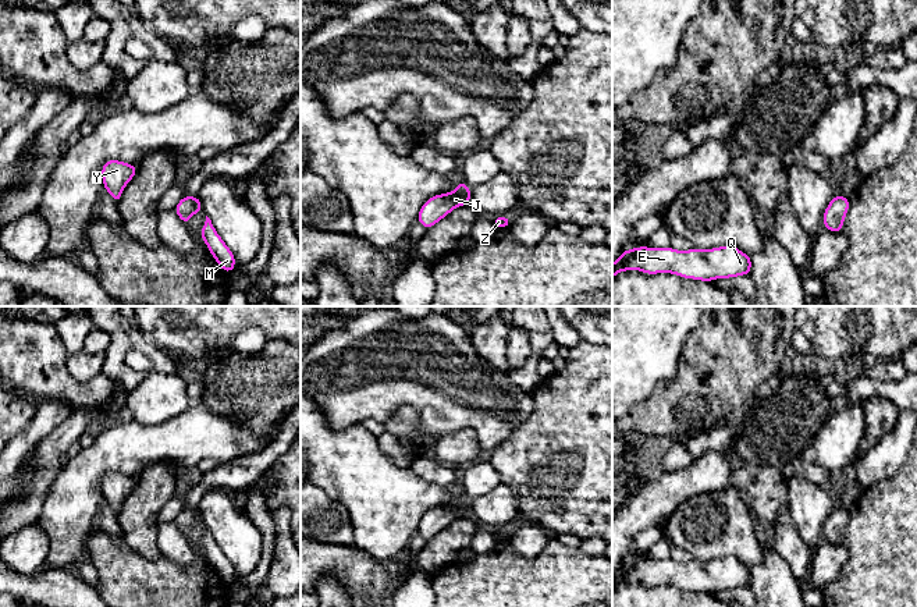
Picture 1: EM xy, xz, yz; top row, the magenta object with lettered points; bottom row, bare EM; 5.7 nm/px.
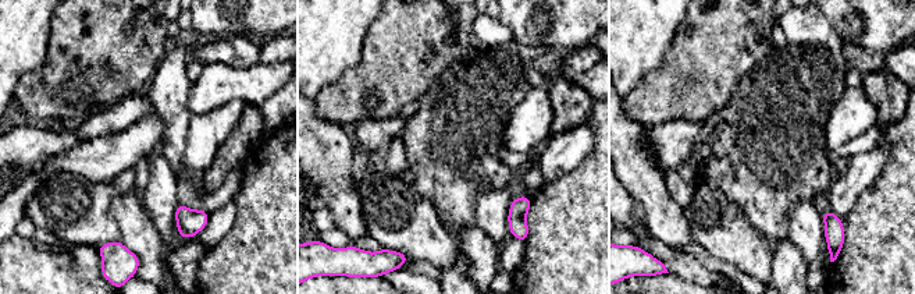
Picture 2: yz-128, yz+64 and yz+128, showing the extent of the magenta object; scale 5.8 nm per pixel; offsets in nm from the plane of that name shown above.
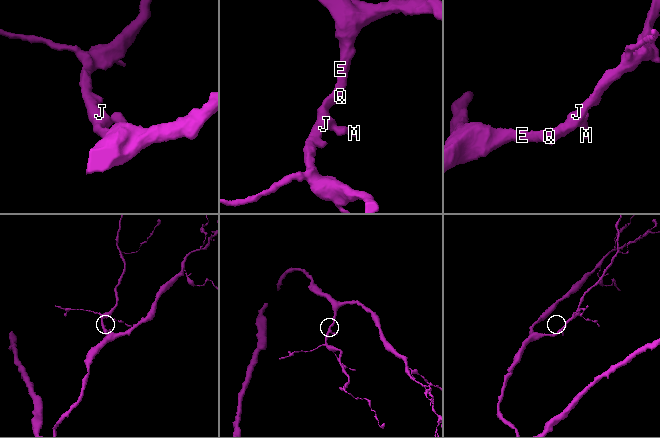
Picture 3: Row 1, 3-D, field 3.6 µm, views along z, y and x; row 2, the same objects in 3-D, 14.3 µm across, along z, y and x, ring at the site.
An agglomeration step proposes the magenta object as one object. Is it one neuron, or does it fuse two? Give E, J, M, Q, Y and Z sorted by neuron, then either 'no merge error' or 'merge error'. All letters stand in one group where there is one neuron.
groups E J M Q Y Z; no merge error

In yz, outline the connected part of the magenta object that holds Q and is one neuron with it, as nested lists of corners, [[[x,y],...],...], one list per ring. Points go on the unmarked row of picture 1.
[[[733,557],[689,562],[637,558],[625,561],[612,575],[612,590],[619,583],[628,582],[646,586],[671,585],[682,590],[714,593],[750,586],[751,569]]]

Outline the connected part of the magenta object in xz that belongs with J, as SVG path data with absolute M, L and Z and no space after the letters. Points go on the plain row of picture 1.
M459 491L454 504L438 505L427 511L419 522L417 533L429 542L454 521L465 517L470 517L470 498Z

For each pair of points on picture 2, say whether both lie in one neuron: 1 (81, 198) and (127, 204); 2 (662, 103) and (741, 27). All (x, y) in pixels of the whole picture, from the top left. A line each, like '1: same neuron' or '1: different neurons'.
1: different neurons
2: same neuron

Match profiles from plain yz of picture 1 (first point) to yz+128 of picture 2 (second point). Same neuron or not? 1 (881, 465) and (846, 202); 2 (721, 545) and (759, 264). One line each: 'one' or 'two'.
1: one
2: one

